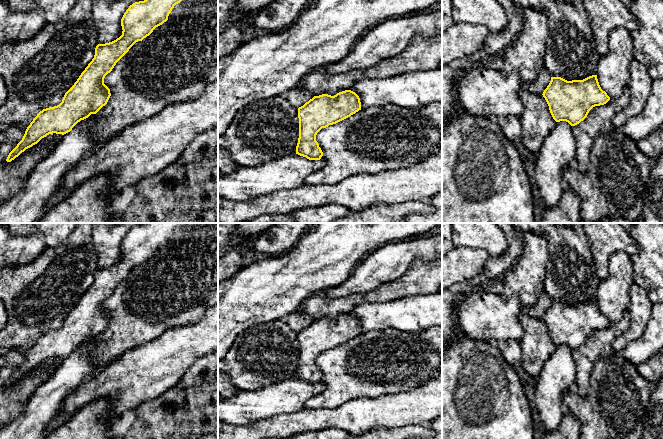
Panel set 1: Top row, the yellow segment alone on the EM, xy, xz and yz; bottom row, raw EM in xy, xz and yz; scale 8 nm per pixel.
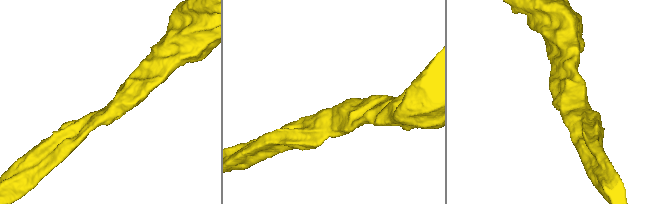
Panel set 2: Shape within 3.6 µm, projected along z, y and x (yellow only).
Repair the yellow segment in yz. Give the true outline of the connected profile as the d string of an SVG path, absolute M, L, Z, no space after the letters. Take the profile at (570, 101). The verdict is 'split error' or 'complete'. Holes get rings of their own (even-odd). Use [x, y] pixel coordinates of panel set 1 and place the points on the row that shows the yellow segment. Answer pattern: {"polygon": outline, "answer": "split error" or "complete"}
{"polygon": "M597 75L572 81L551 77L542 95L553 119L556 122L566 121L571 126L583 121L593 107L604 105L610 100L601 89Z", "answer": "complete"}

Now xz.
{"polygon": "M345 90L334 96L314 96L298 108L299 138L296 154L309 160L320 160L323 152L316 141L317 133L329 125L336 124L361 110L359 96Z", "answer": "complete"}

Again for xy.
{"polygon": "M144 0L135 2L129 6L121 19L122 35L116 40L98 44L95 55L85 70L81 73L74 85L65 93L62 102L54 107L40 111L27 127L22 140L9 153L6 161L11 162L26 149L37 144L49 134L66 134L81 120L96 114L105 106L111 96L110 89L104 84L105 76L112 71L116 63L138 41L149 36L153 30L168 20L174 6L182 0Z", "answer": "complete"}

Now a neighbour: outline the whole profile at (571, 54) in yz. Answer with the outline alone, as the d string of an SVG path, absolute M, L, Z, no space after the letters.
M514 0L523 9L539 10L548 17L549 36L544 55L544 67L551 77L561 77L567 81L583 80L597 75L601 55L597 52L592 25L586 11L579 3L563 0Z

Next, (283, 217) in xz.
M292 212L278 215L264 215L243 223L295 223Z

